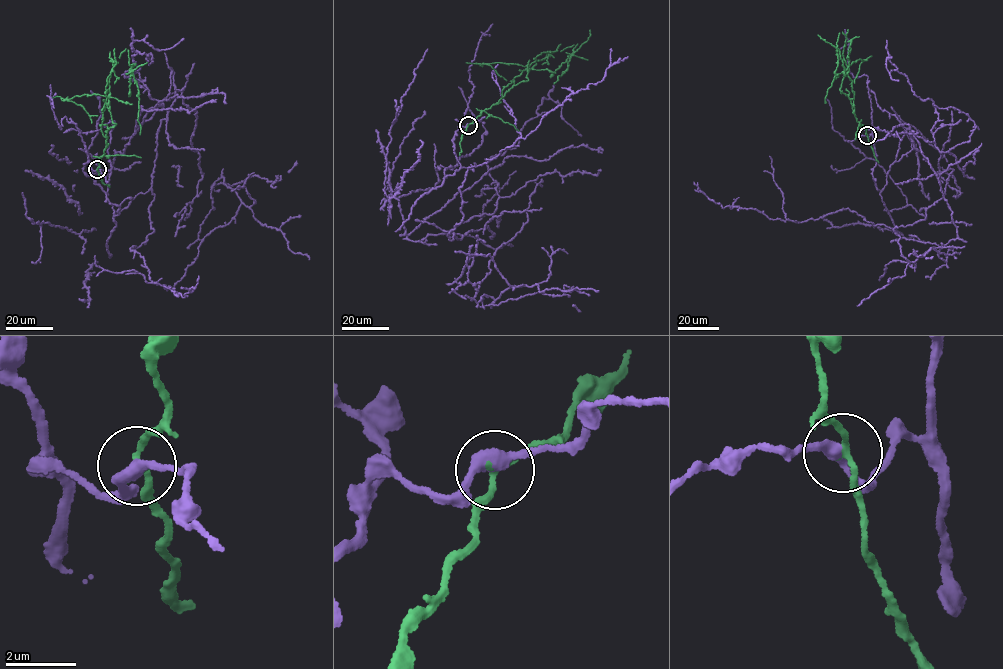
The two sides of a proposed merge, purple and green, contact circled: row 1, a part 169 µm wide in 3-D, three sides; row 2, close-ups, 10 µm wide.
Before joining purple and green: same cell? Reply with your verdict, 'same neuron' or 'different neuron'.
different neuron

